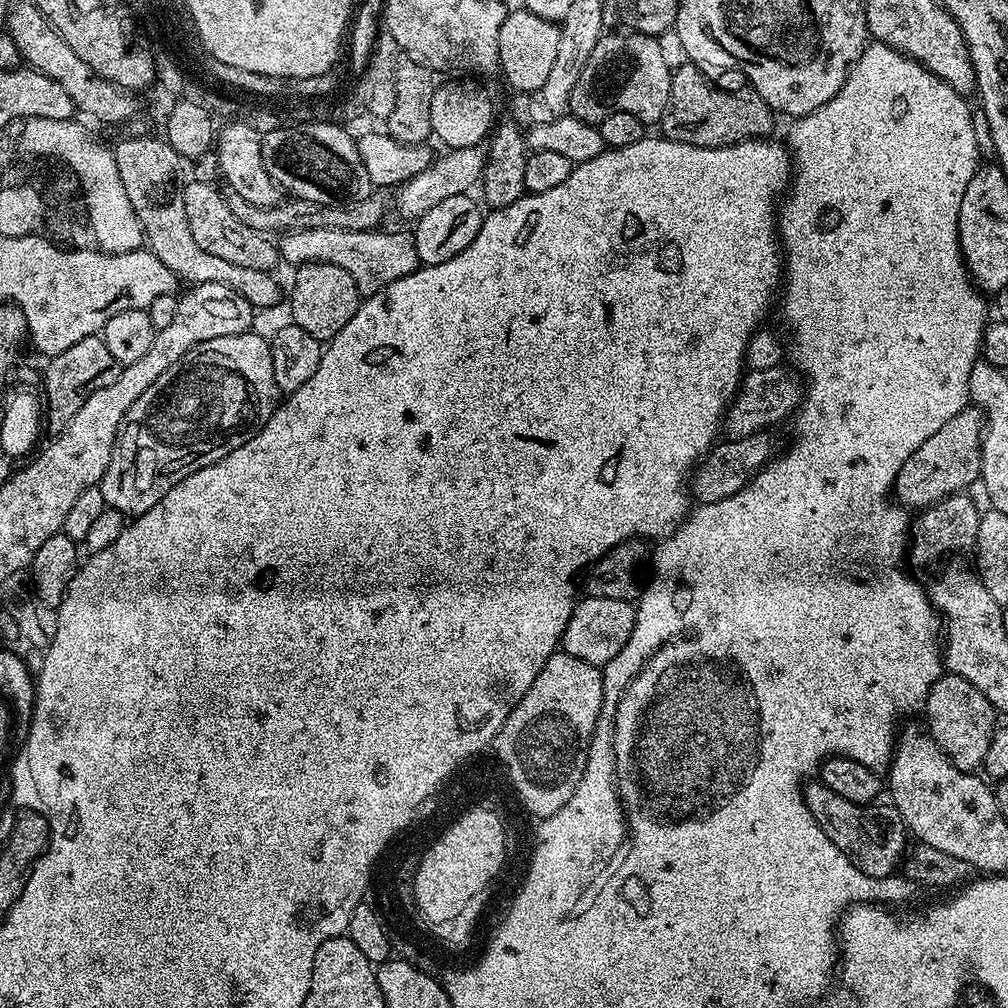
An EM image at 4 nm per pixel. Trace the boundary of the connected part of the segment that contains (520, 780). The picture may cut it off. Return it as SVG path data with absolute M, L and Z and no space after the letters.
M557 650L550 658L546 658L546 666L534 678L530 690L510 710L506 722L502 722L500 736L500 756L507 761L511 769L512 778L519 785L526 804L525 813L532 818L539 818L543 813L553 813L560 809L567 796L574 794L582 774L586 770L586 758L590 750L592 734L600 713L604 711L604 674L590 662L582 662L582 658L574 658L574 654L566 654Z

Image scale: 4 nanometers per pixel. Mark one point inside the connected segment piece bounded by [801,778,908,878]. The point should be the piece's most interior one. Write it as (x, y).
(874, 837)

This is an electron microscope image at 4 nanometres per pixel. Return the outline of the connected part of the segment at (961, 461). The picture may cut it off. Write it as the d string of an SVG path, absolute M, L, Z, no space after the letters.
M969 406L954 414L954 418L944 423L935 434L930 434L930 438L926 438L926 442L902 462L894 485L895 503L910 510L923 510L947 496L963 493L972 483L977 483L980 480L980 441L984 438L985 423L983 411Z

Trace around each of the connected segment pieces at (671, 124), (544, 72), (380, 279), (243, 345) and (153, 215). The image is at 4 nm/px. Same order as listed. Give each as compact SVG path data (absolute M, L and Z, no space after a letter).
M684 62L672 73L670 82L670 102L658 121L663 139L682 142L690 146L703 148L721 148L737 144L743 140L763 140L771 137L774 113L758 93L727 92L724 88L715 88L701 69L691 62Z
M527 10L509 11L498 30L498 54L500 55L499 71L504 72L504 80L516 92L533 94L550 78L550 70L554 70L554 58L558 58L558 42L560 41L560 24L538 18L538 14Z
M319 228L318 230L294 230L279 237L280 259L286 265L333 264L342 266L358 286L361 297L372 296L380 288L421 267L412 232L351 232L348 228Z
M256 330L192 345L174 366L162 370L162 374L150 382L146 394L126 410L110 454L110 466L106 466L106 474L99 482L107 507L123 512L128 518L142 515L164 497L166 490L178 486L182 478L226 458L230 450L238 450L238 446L259 432L277 406L272 346Z
M147 134L123 139L112 148L114 162L118 162L118 178L122 178L126 198L130 198L130 206L134 206L147 247L162 262L162 266L173 272L177 281L184 283L185 280L188 286L206 282L230 286L234 294L242 294L242 298L250 302L253 310L274 307L280 300L280 284L272 272L234 266L234 262L206 254L206 250L194 242L194 234L190 234L190 226L184 220L182 184L176 181L180 176L182 158L170 147L167 139L154 140Z

